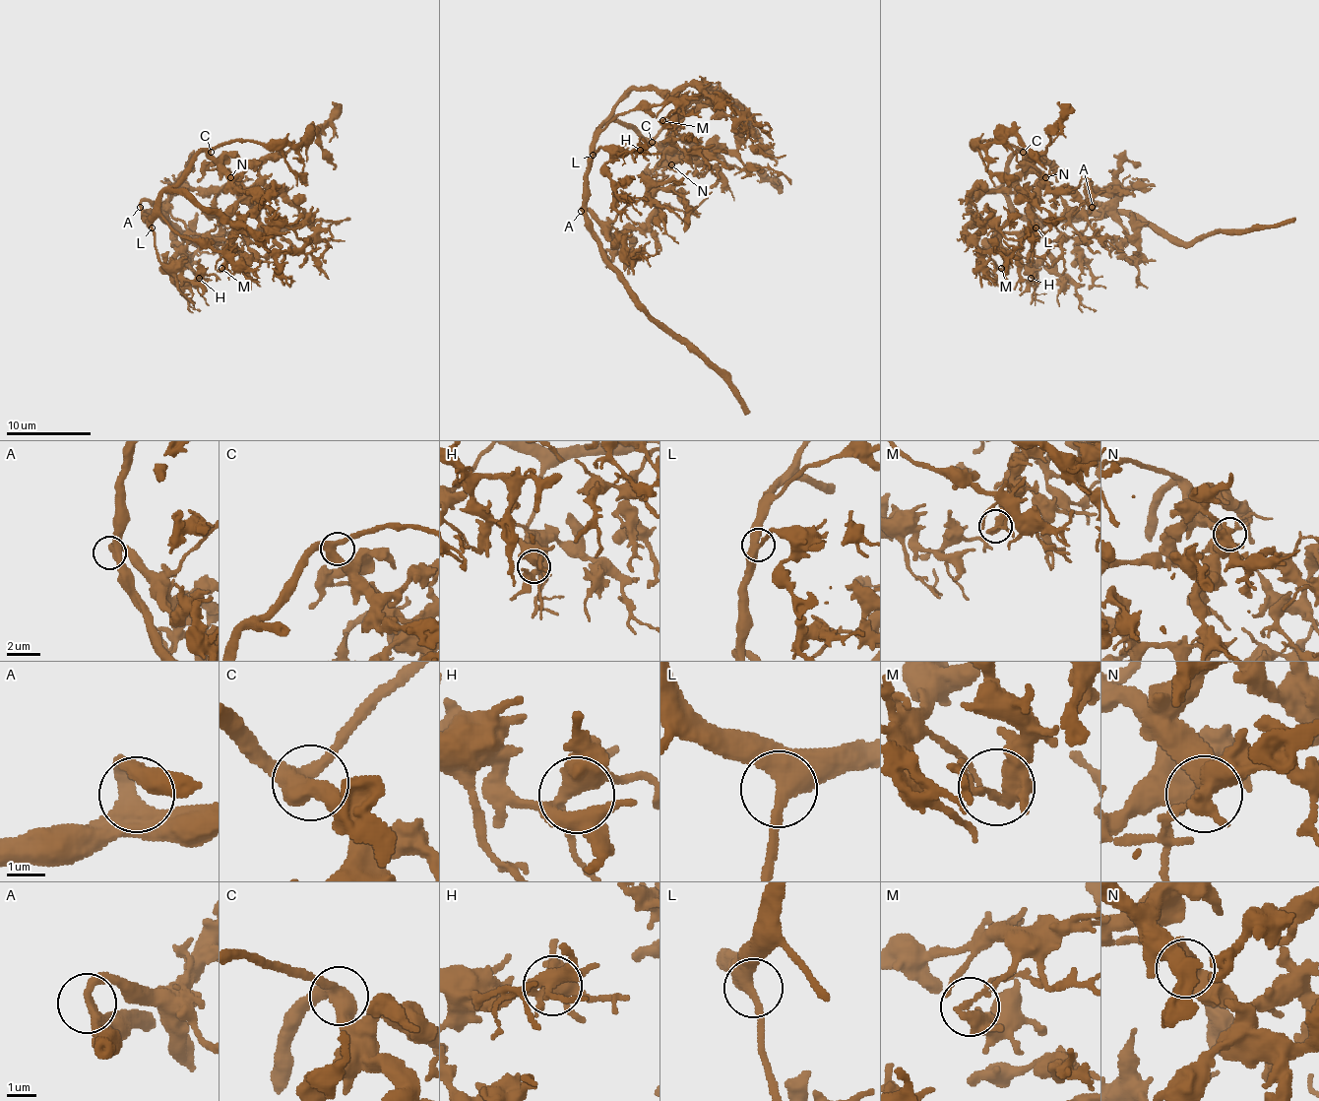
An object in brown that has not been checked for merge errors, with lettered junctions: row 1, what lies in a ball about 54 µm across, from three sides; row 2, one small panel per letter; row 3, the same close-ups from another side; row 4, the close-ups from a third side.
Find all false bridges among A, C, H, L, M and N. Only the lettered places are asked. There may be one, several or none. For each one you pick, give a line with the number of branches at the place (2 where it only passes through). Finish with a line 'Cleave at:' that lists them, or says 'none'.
Cleave at: none

